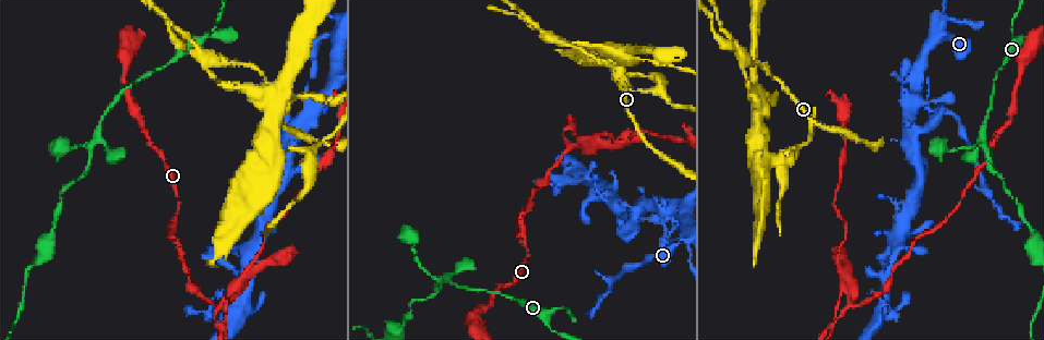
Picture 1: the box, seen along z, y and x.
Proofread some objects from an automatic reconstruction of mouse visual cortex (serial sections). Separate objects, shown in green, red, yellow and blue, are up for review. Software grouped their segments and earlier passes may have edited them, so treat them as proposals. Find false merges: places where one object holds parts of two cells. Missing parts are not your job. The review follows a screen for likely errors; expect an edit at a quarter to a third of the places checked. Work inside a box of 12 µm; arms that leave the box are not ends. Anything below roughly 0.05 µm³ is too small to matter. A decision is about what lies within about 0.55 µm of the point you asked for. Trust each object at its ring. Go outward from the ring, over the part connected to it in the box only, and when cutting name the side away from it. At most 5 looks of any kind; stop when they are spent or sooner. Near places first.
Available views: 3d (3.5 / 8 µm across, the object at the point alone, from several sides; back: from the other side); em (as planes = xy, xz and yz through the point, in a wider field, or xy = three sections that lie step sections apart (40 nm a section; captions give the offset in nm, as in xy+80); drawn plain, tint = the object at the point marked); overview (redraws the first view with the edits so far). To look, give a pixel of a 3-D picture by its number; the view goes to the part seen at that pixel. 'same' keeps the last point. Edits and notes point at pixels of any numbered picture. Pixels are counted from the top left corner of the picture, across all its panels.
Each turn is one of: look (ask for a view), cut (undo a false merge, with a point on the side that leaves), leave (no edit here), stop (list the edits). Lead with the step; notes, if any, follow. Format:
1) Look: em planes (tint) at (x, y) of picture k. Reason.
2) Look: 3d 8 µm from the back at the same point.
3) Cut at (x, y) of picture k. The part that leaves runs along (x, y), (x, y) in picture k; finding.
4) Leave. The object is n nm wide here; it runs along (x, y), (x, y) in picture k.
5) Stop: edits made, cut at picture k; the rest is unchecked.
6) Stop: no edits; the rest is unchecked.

Look: 3d 3.5 µm at (984, 143) of picture 1. Four arms meet.

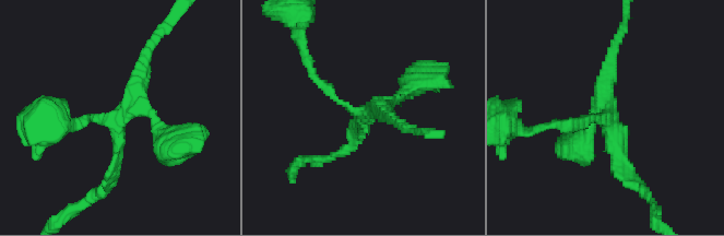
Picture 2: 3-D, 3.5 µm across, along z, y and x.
Look: em planes (tint) at (364, 110) of picture 2. 4 arms meet here; the arms are 150, 150, 200, 200 nm wide.

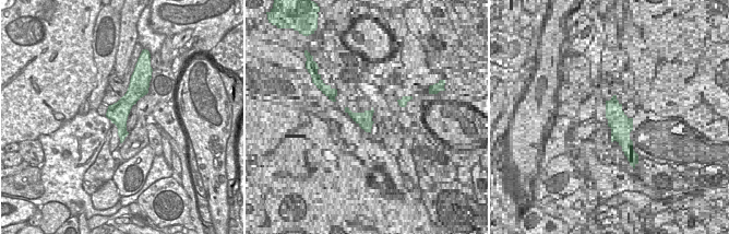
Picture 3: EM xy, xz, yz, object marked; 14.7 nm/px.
Leave. It runs along (147, 52), (117, 124), (110, 180) in picture 2; all the same cell.

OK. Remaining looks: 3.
Look: 3d 8 µm from the back at (912, 103) of picture 1. Two arms at a narrow angle.

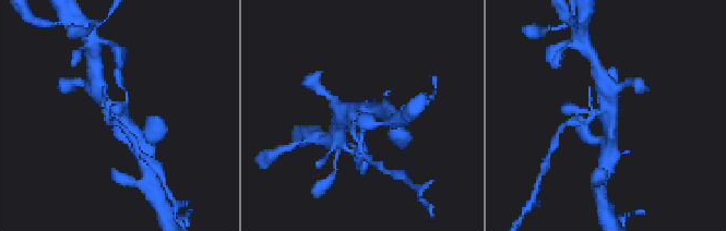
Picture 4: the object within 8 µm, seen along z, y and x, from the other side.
Look: 3d 3.5 µm at (111, 114) of picture 4. Closer look.

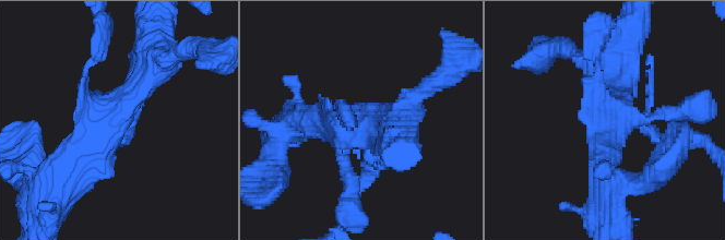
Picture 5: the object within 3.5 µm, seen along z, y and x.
Look: em xy step 5 (tint) at (612, 116) of picture 5. Shape alone is not enough.

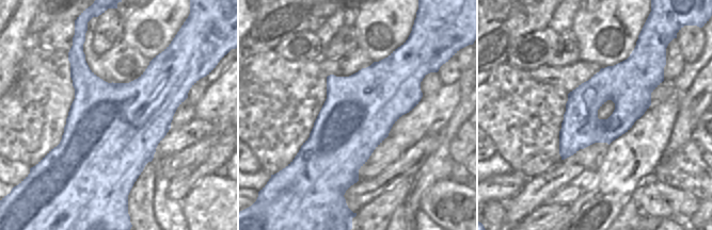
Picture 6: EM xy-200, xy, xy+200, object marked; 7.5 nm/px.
Cut at (649, 74) of picture 5. Two cells meet here.

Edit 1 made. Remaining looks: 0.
Stop: edits made, cut at picture 5; the rest is unchecked.

